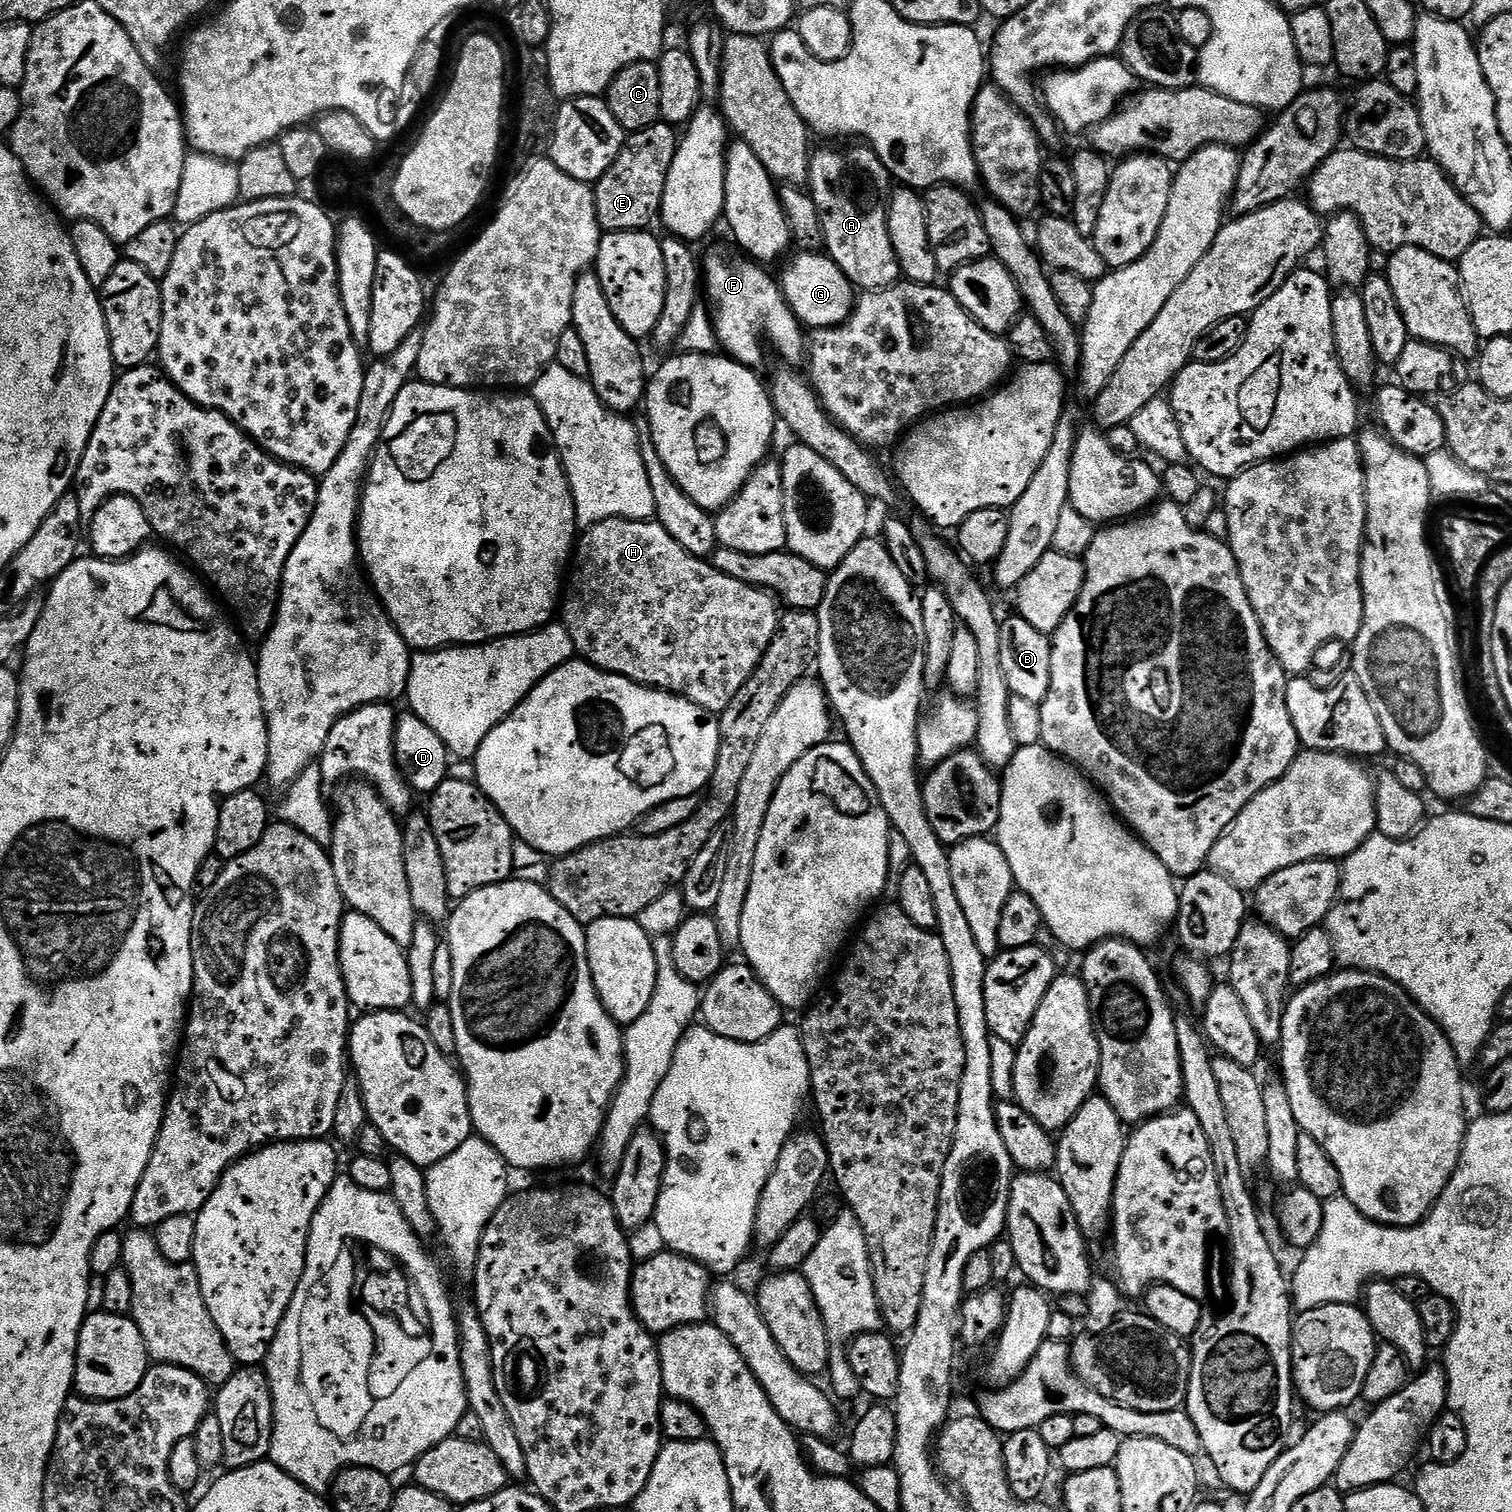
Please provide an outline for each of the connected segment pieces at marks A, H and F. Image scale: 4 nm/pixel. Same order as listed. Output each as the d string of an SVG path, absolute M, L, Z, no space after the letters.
M856 142L853 148L820 148L812 152L807 191L818 206L824 230L826 254L846 274L846 278L857 289L877 292L879 288L889 288L901 279L900 259L896 257L894 242L890 238L888 225L888 202L894 191L892 175L886 170L882 158L872 148Z
M610 518L585 528L579 533L574 545L574 567L567 577L566 591L562 596L562 616L563 612L563 626L570 634L577 653L587 663L602 669L603 672L613 672L624 676L628 680L633 680L635 684L646 684L649 688L660 689L661 692L671 692L674 696L681 696L694 702L702 710L719 714L726 710L726 706L730 706L734 694L738 694L738 690L742 690L742 686L746 686L746 678L750 678L750 674L754 674L758 662L762 662L762 654L766 654L766 646L770 646L776 629L780 627L782 608L773 593L764 588L755 588L754 585L746 582L738 582L738 578L729 578L707 559L690 554L690 550L686 550L686 546L680 545L672 537L670 530L661 526L659 520L655 518L651 520Z
M708 252L705 256L703 253L702 256L702 288L706 296L708 292L706 304L710 309L712 325L716 331L719 347L731 359L737 360L739 364L756 370L764 360L764 335L768 332L768 340L772 343L773 350L784 359L781 361L785 365L803 365L806 360L806 332L792 307L786 302L777 277L771 276L768 273L771 271L767 267L761 266L757 261L745 258L740 254L735 255L731 256L728 252Z

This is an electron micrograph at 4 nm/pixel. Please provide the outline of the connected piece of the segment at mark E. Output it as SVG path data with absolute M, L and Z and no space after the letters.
M663 122L633 132L625 139L624 149L618 154L614 166L610 166L594 185L598 222L605 233L638 232L647 229L648 223L659 217L677 143L677 129Z

